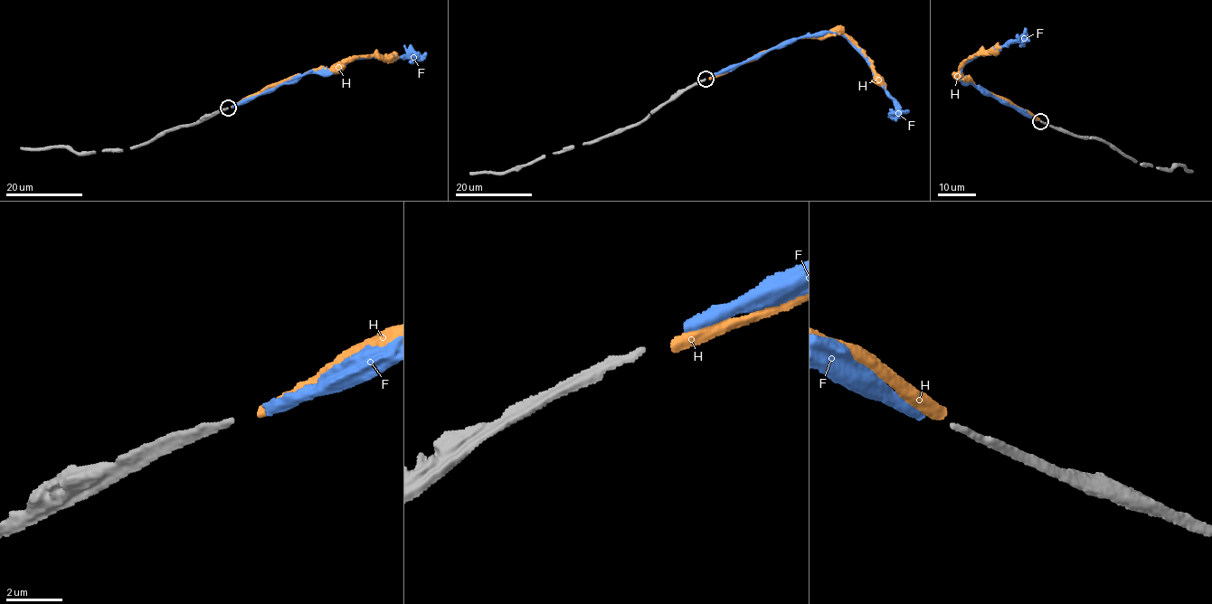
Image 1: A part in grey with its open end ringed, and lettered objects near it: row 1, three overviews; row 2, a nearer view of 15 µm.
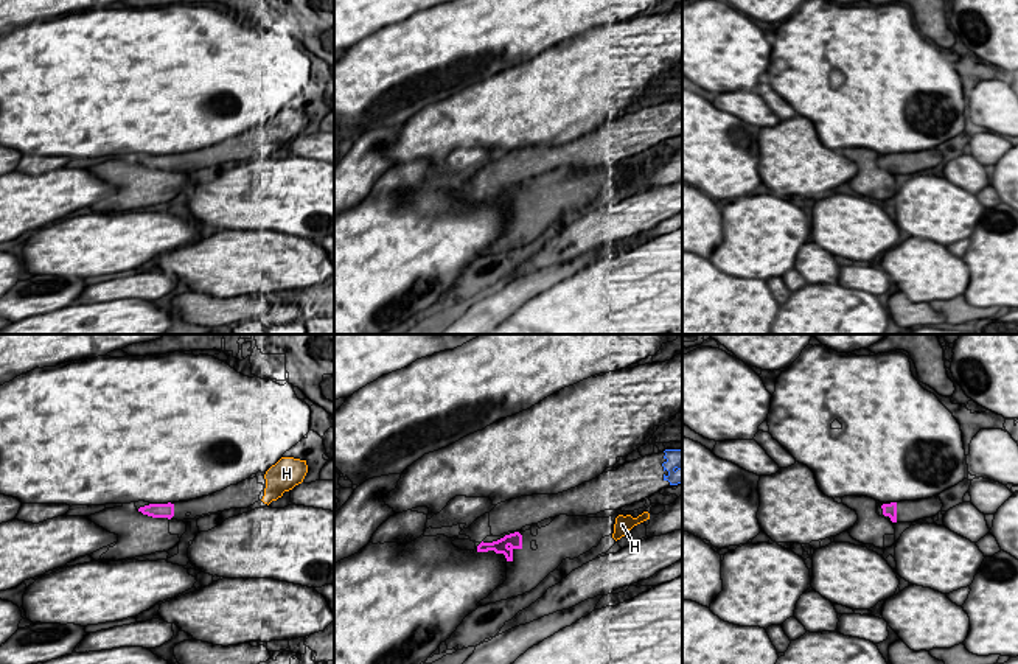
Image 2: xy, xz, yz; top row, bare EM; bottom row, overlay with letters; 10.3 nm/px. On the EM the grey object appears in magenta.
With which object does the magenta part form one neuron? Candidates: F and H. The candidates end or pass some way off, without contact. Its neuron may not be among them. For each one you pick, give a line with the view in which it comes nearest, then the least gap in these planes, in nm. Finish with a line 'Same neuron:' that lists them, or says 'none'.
H: nearest in xy; 900 nm apart
Same neuron: H

